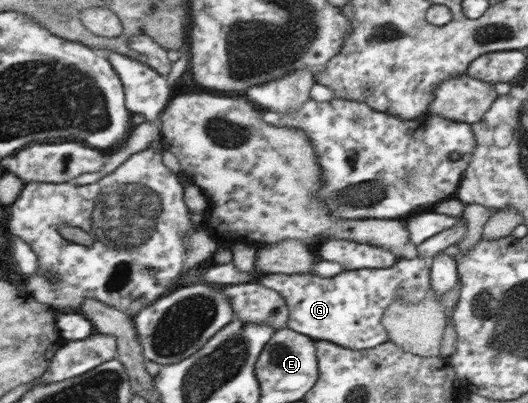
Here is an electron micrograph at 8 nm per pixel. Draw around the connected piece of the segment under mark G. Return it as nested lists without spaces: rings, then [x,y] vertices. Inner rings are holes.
[[[419,257],[414,259],[398,258],[397,262],[391,267],[342,271],[329,278],[318,277],[311,273],[292,275],[262,274],[257,282],[267,288],[275,289],[285,298],[289,310],[287,328],[303,333],[314,341],[324,340],[338,344],[343,348],[368,349],[377,347],[378,344],[389,340],[389,333],[386,332],[381,321],[386,308],[393,305],[395,299],[399,299],[401,304],[419,304],[419,301],[425,298],[430,288],[430,270],[427,269],[427,266]]]

